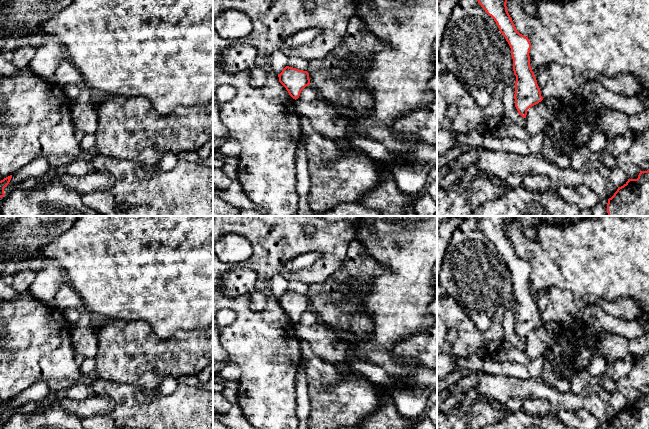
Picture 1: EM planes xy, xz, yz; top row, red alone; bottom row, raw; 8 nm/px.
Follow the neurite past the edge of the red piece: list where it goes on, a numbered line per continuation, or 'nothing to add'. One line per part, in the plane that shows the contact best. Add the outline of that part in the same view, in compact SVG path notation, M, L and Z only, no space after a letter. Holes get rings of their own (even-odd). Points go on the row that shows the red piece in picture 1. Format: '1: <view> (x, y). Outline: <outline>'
nothing to add

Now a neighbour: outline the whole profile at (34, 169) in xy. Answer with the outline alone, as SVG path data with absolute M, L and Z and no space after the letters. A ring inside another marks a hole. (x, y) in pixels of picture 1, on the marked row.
M37 157L19 171L12 174L9 184L4 188L5 195L10 193L12 188L29 178L40 177L42 172L49 166L49 162L44 157Z

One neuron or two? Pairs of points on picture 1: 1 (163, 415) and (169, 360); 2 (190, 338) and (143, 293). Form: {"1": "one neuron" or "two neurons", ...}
{"1": "two neurons", "2": "two neurons"}

